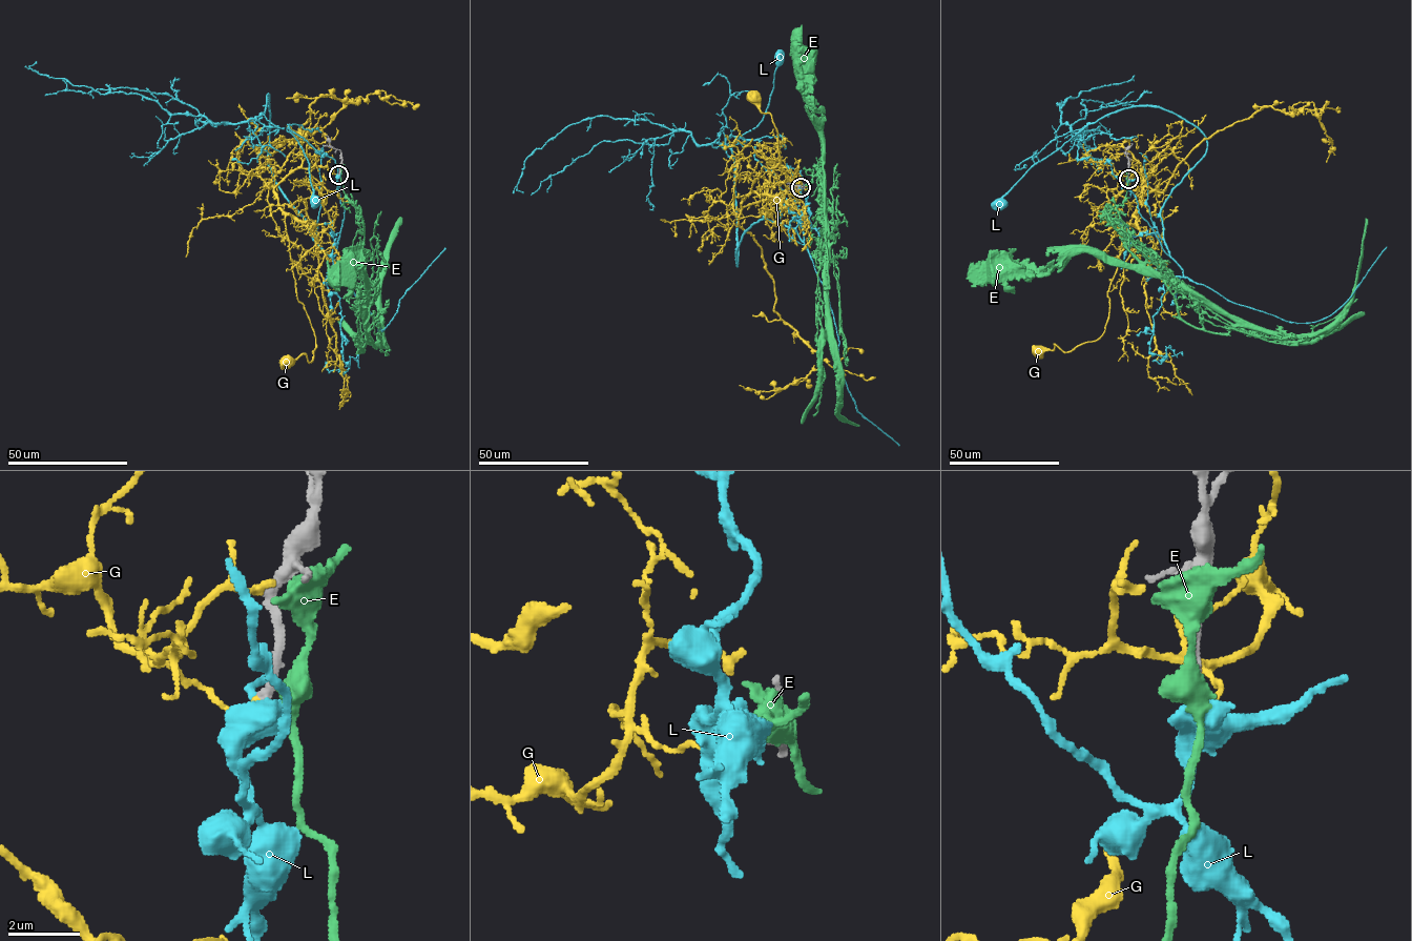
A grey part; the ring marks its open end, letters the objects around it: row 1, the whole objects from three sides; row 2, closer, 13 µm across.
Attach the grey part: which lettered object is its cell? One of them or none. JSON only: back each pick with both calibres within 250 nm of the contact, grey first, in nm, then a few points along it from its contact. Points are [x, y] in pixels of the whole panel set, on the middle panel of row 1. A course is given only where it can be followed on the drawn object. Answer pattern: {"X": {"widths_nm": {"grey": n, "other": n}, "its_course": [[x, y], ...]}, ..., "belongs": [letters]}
{"belongs": []}

